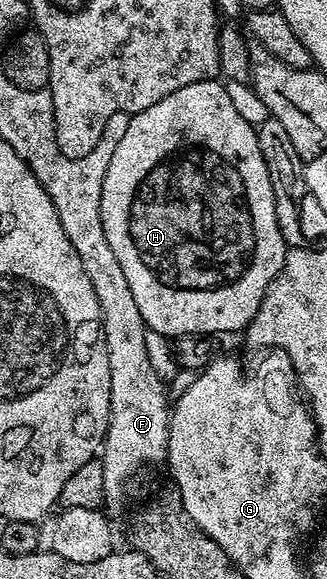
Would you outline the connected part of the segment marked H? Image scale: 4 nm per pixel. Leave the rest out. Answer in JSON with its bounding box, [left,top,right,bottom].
[100,80,288,340]

